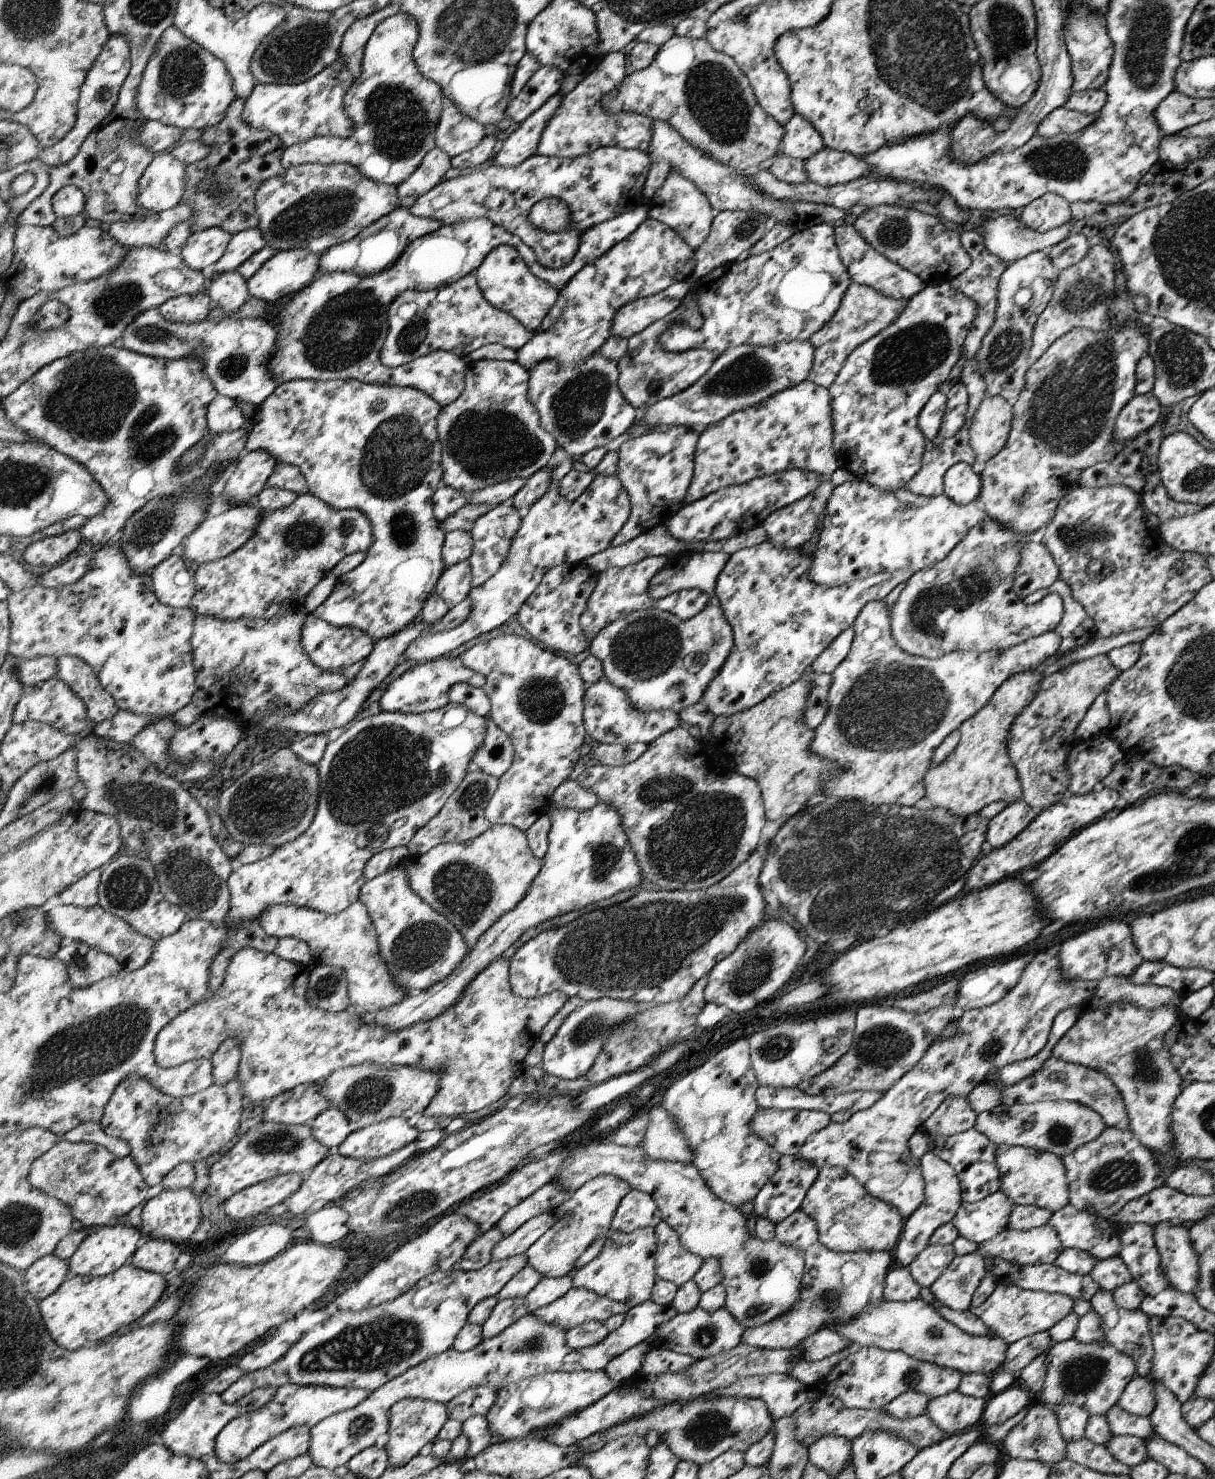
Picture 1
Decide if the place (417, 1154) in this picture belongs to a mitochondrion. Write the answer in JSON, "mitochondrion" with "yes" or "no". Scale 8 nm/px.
{"mitochondrion":"no"}

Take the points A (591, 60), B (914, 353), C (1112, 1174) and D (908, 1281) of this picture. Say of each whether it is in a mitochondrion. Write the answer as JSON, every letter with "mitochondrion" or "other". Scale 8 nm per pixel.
{"A":"other","B":"mitochondrion","C":"mitochondrion","D":"other"}

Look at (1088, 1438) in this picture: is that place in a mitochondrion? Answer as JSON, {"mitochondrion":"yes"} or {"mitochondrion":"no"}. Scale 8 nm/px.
{"mitochondrion":"no"}

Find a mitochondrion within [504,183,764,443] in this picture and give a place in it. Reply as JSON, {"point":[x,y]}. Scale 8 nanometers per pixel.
{"point":[745,229]}

